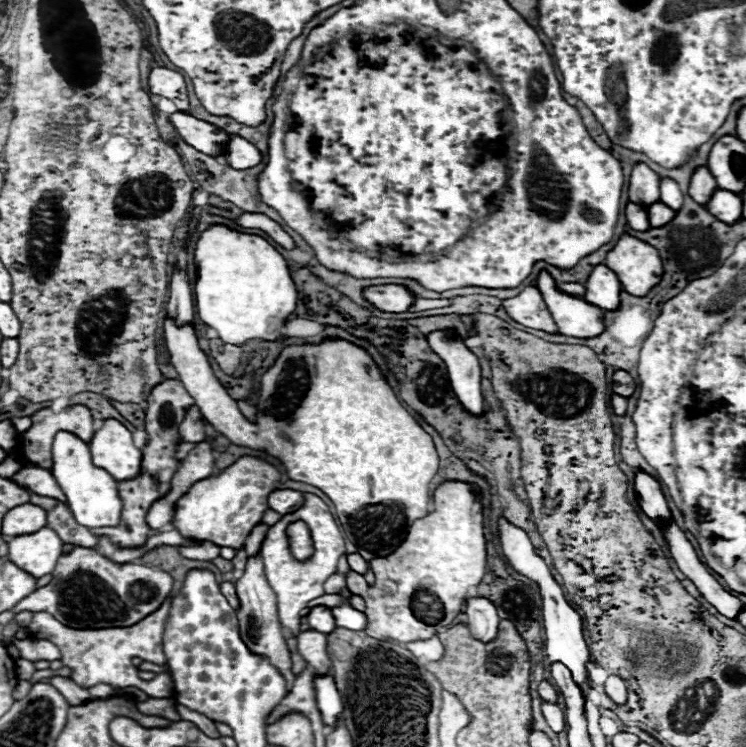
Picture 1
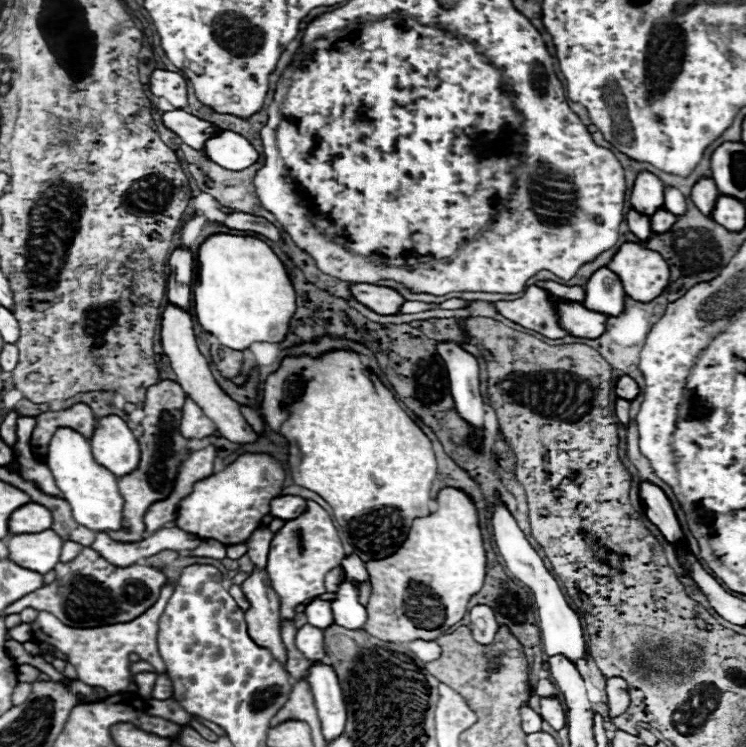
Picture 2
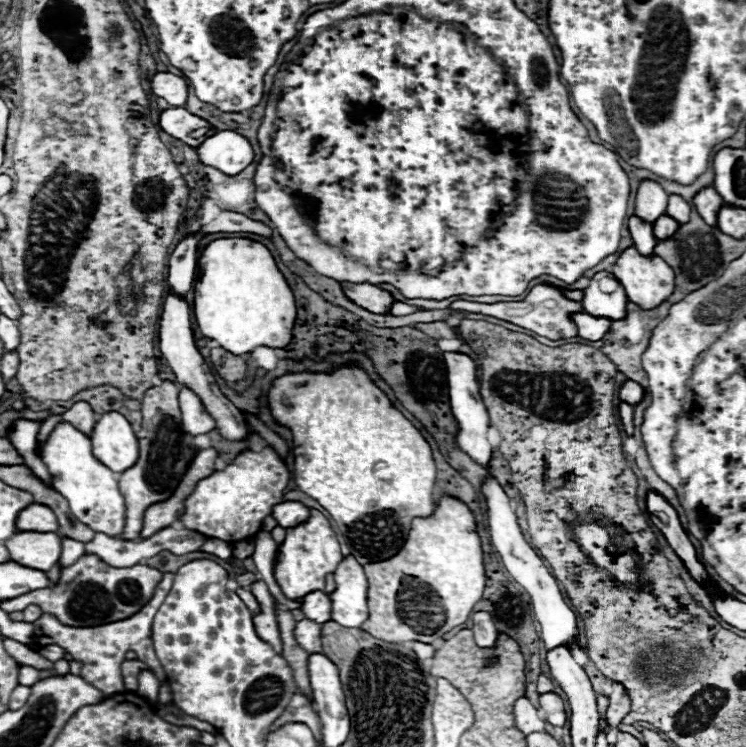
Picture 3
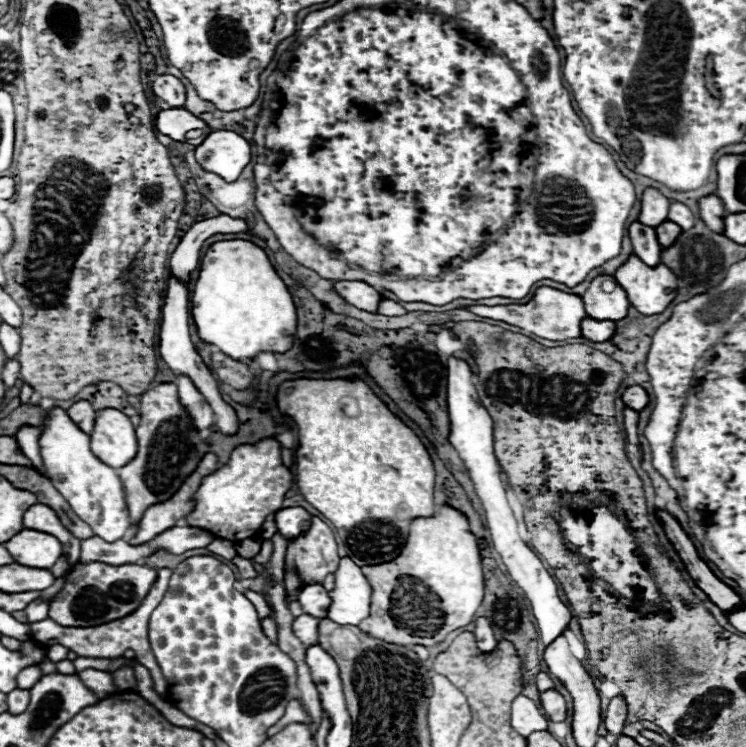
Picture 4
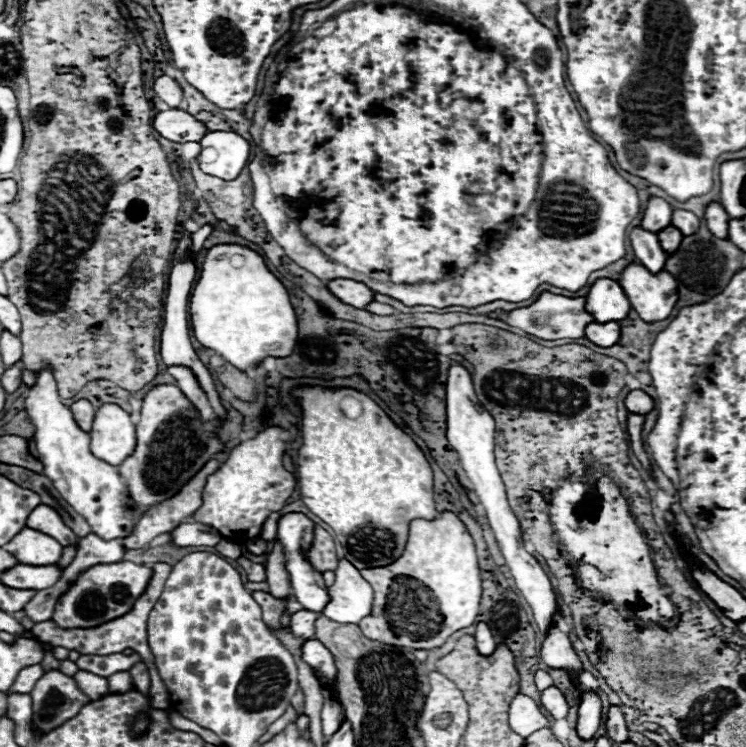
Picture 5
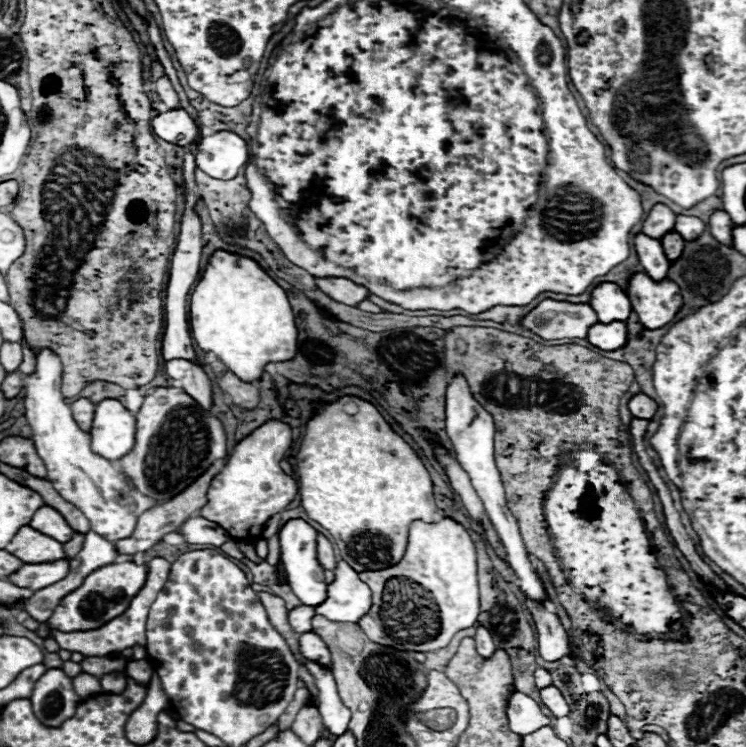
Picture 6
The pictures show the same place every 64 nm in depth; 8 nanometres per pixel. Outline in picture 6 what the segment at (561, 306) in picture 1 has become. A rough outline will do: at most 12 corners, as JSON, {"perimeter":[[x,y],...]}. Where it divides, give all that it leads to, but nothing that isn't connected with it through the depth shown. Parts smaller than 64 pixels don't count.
{"perimeter":[[624,322],[596,324],[588,328],[588,342],[602,350],[622,348]]}

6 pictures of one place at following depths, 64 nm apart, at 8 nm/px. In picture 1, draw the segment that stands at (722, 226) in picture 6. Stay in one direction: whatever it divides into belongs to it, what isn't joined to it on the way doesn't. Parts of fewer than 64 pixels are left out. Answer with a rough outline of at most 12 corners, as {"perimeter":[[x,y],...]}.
{"perimeter":[[698,166],[690,178],[688,194],[700,206],[714,190],[710,170]]}

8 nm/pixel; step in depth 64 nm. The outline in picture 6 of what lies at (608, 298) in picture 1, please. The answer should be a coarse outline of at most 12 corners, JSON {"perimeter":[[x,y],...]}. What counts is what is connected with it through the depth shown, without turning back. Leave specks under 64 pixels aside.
{"perimeter":[[600,282],[588,304],[598,322],[624,322],[628,296],[614,282]]}

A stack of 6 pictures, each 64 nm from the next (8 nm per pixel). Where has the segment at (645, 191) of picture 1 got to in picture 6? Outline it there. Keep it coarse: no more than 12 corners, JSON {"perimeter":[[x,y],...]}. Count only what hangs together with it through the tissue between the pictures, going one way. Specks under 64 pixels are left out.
{"perimeter":[[654,204],[642,232],[660,240],[674,230],[676,214],[666,204]]}

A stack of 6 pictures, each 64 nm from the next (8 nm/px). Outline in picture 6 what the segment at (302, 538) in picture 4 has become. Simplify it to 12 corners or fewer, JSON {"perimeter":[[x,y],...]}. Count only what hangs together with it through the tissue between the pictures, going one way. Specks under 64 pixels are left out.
{"perimeter":[[318,534],[316,558],[324,570],[336,568],[334,546]]}

